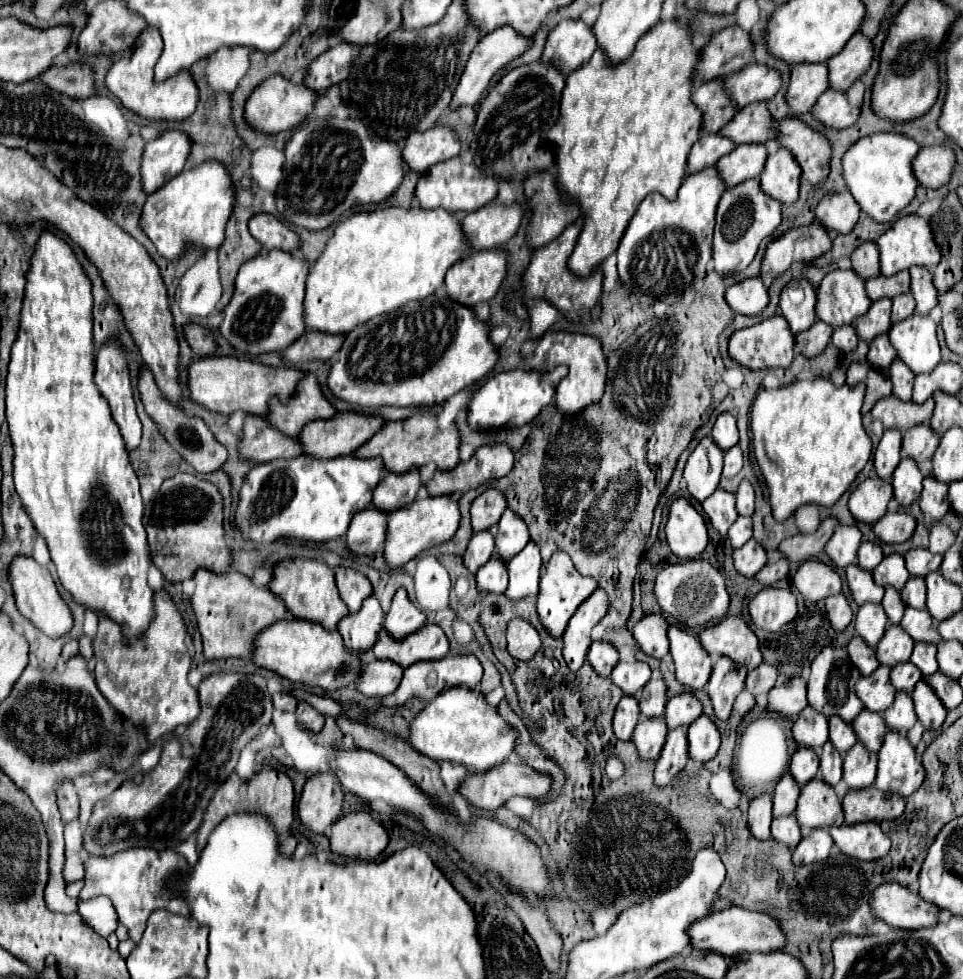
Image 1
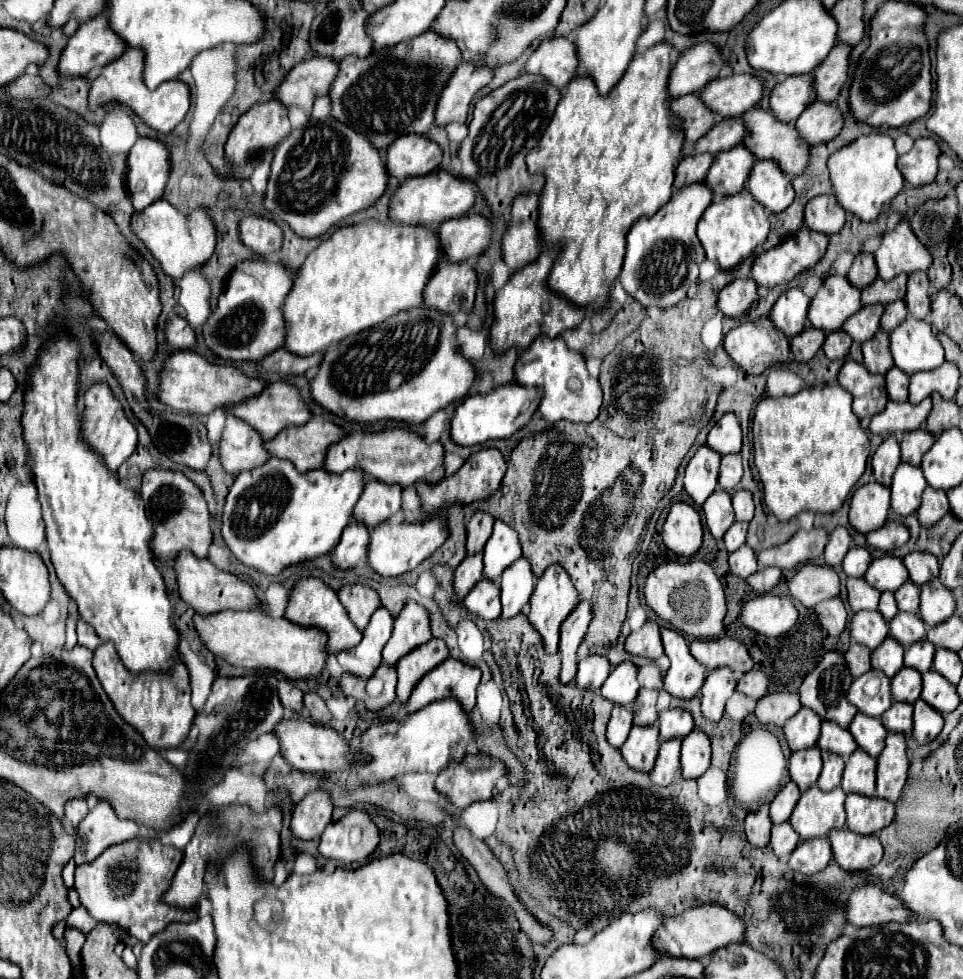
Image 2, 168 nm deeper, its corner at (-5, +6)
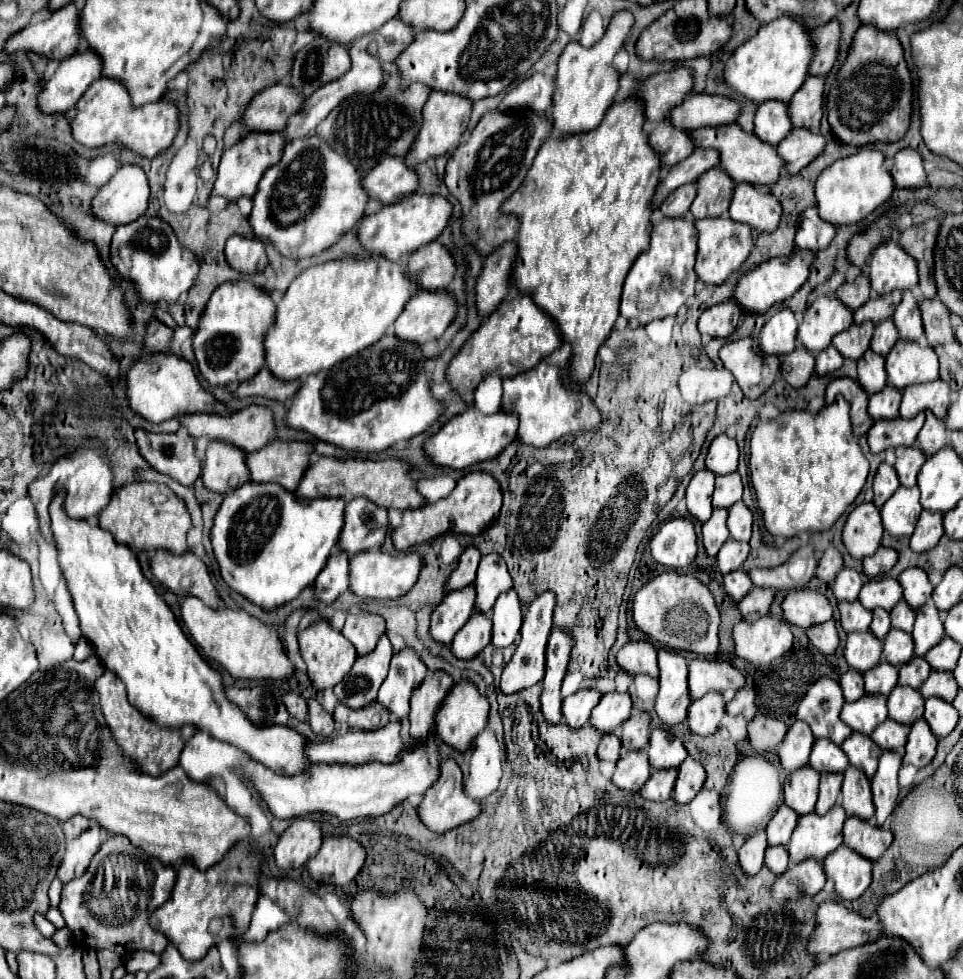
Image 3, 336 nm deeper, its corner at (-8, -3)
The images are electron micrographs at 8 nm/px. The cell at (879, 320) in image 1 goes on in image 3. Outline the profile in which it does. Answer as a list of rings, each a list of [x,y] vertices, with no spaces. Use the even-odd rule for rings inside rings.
[[[869,321],[865,325],[851,325],[847,331],[833,337],[833,345],[845,359],[857,361],[869,349],[873,329],[875,325],[869,325]]]

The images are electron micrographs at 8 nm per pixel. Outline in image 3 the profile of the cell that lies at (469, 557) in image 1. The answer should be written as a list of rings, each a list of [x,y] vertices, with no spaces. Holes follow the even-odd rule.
[[[473,585],[457,591],[447,593],[445,599],[433,609],[429,635],[441,645],[449,645],[455,633],[467,623],[473,615]]]

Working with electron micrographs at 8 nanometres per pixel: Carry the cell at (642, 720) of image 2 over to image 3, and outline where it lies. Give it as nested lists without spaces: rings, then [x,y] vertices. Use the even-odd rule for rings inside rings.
[[[637,713],[623,723],[619,739],[623,739],[623,747],[627,751],[637,751],[637,749],[645,749],[649,745],[649,733],[651,733],[649,715]]]

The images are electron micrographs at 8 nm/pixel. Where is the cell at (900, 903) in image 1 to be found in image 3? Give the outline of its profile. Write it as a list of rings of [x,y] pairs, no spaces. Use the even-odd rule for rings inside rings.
[[[831,901],[831,903],[821,903],[819,909],[817,909],[817,917],[815,917],[815,929],[809,937],[809,943],[807,943],[807,953],[815,957],[817,963],[821,963],[821,955],[837,955],[841,951],[847,951],[847,949],[855,949],[855,947],[861,947],[865,943],[871,943],[879,937],[879,931],[881,927],[877,925],[877,919],[867,919],[867,917],[861,917],[859,913],[855,911],[849,911],[843,903],[839,901]]]

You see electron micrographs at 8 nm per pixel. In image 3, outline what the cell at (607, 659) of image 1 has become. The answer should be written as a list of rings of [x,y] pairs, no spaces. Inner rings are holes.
[[[577,691],[571,697],[567,697],[561,705],[561,713],[565,719],[565,725],[571,729],[579,729],[589,721],[589,715],[593,707],[599,703],[601,695],[597,691]]]

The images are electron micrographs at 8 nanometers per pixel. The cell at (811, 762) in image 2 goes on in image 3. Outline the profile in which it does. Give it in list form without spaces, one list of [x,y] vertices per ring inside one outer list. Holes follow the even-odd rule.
[[[805,765],[795,773],[787,775],[783,791],[785,791],[783,795],[785,805],[791,807],[797,815],[813,813],[819,791],[819,773],[813,767]]]

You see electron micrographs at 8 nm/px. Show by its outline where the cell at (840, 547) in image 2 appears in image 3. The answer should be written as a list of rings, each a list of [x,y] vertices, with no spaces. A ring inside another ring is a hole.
[[[829,547],[823,557],[819,559],[819,565],[817,565],[817,571],[815,571],[815,577],[821,579],[823,583],[831,583],[833,577],[843,569],[843,559],[839,555],[839,551],[835,547]]]

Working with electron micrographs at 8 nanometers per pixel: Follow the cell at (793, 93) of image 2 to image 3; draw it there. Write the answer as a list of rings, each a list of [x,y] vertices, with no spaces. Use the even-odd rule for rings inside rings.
[[[765,101],[765,105],[757,107],[753,133],[761,141],[777,145],[777,141],[785,139],[789,131],[789,117],[785,117],[785,105],[781,105],[781,101]]]

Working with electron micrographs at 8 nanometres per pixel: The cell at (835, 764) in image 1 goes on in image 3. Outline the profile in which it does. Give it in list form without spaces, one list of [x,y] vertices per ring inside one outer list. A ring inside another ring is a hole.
[[[823,773],[821,785],[819,785],[819,799],[815,805],[817,815],[825,815],[837,801],[837,795],[841,793],[841,781],[843,773]]]

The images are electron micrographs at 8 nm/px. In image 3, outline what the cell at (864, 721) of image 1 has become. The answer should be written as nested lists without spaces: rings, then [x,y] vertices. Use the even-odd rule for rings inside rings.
[[[851,733],[843,743],[841,743],[843,753],[849,759],[851,767],[857,767],[861,773],[865,773],[867,779],[871,779],[877,771],[877,761],[883,753],[883,749],[877,749],[877,745],[873,745],[871,737],[859,735],[859,733]]]

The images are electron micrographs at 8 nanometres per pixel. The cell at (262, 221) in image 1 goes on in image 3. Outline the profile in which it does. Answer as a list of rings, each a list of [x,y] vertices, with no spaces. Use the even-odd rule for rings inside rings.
[[[233,235],[225,243],[225,259],[241,273],[261,273],[267,267],[265,243]]]

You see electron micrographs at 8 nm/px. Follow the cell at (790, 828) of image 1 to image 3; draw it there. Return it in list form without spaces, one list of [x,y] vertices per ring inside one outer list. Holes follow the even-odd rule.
[[[769,847],[765,853],[765,867],[769,867],[777,877],[789,867],[789,853],[785,847]]]

